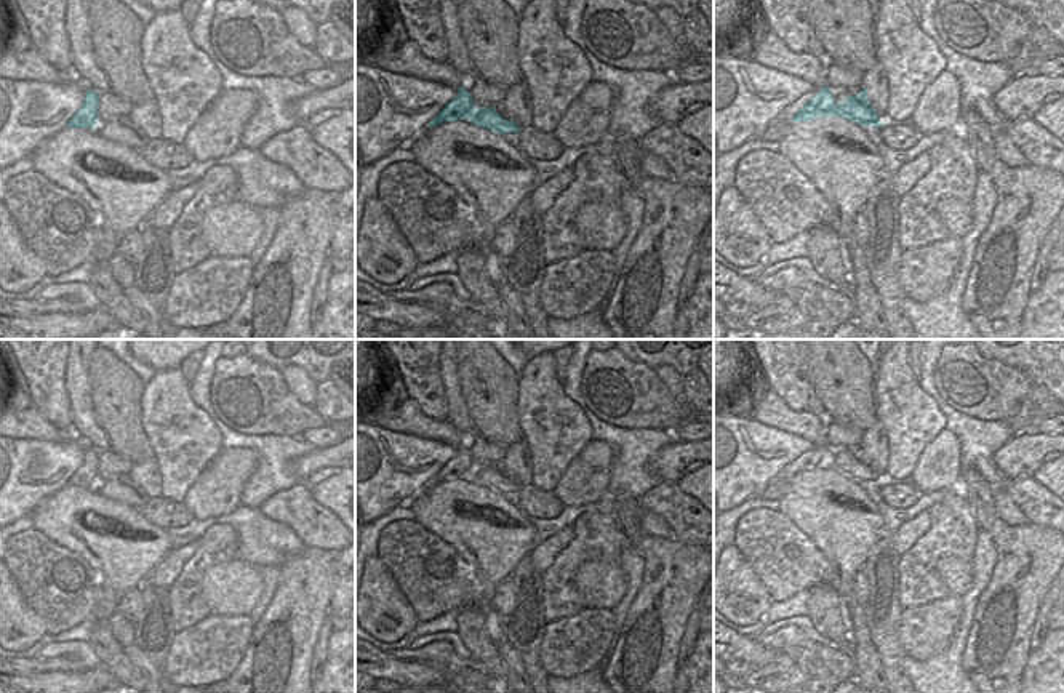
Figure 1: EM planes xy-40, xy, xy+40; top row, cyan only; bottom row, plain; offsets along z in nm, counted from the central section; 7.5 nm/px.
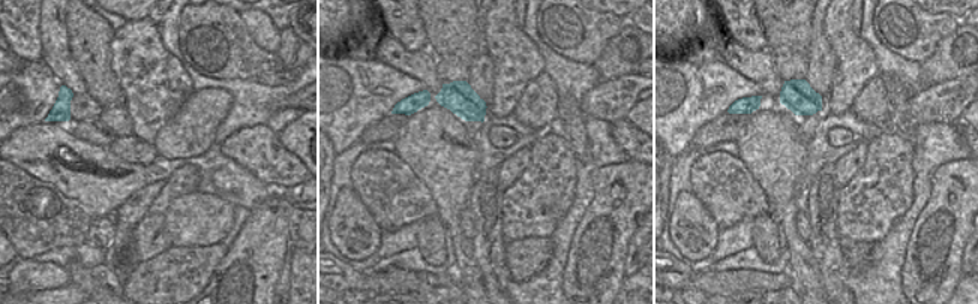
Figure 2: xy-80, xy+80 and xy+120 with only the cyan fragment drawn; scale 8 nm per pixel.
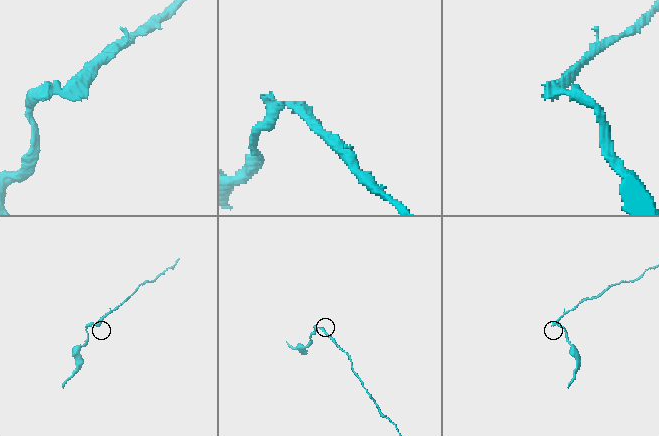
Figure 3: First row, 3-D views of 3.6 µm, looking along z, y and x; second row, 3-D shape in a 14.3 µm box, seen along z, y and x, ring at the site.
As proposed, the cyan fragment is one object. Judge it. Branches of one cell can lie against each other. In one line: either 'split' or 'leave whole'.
split

